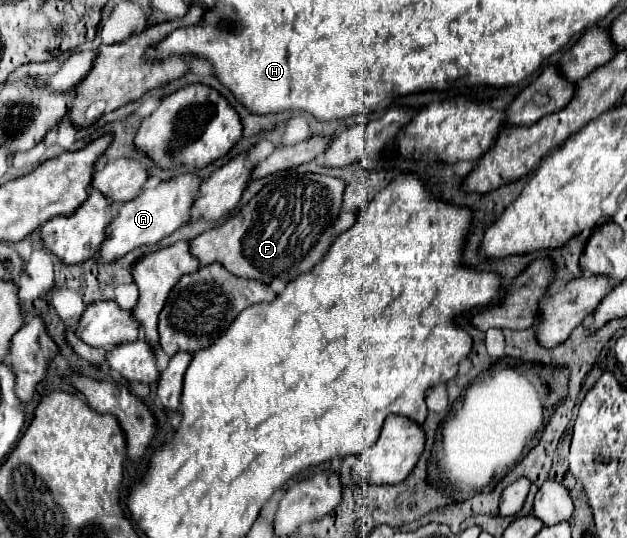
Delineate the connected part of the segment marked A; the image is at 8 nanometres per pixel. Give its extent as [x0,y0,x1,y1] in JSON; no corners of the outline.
[97,174,201,262]

